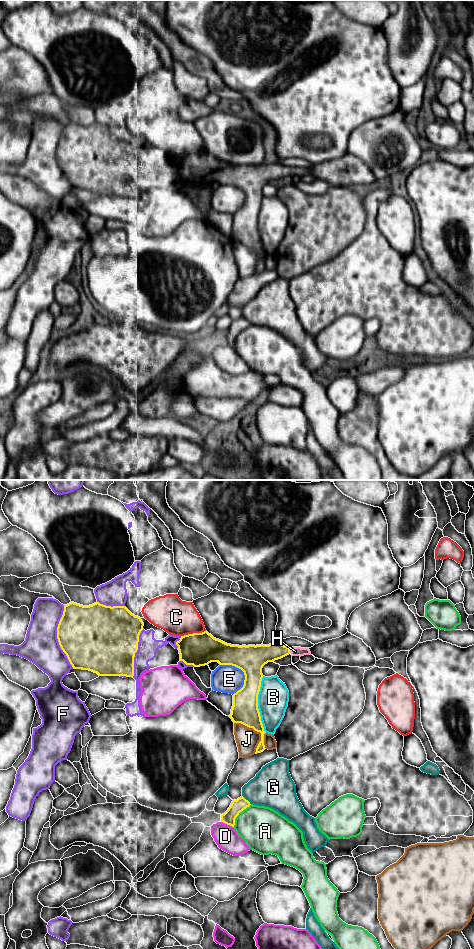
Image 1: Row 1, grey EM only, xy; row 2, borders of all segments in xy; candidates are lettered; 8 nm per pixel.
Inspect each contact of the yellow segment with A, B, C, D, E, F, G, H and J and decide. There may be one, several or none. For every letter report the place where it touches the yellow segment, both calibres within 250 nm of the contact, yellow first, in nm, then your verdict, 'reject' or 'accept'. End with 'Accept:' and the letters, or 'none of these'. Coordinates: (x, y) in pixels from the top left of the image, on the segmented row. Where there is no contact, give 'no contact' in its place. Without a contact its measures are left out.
A: contact xy (238, 814); calibres 110 and 360 nm; reject
B: contact xy (257, 704); calibres 220 and 240 nm; reject
C: contact xy (193, 633); calibres 280 and 280 nm; reject
D: contact xy (227, 824); calibres 110 and 190 nm; reject
E: contact xy (243, 671); calibres 220 and 220 nm; reject
F: contact xy (57, 636); calibres 480 and 280 nm; reject
G: contact xy (247, 800); calibres 110 and 320 nm; reject
H: contact xy (289, 651); calibres 170 and 80 nm; accept
J: contact xy (257, 731); calibres 220 and 190 nm; reject
Accept: H

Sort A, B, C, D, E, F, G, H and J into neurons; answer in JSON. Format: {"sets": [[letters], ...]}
{"sets": [["A"], ["B"], ["C"], ["D"], ["E"], ["F"], ["G"], ["H"], ["J"]]}

